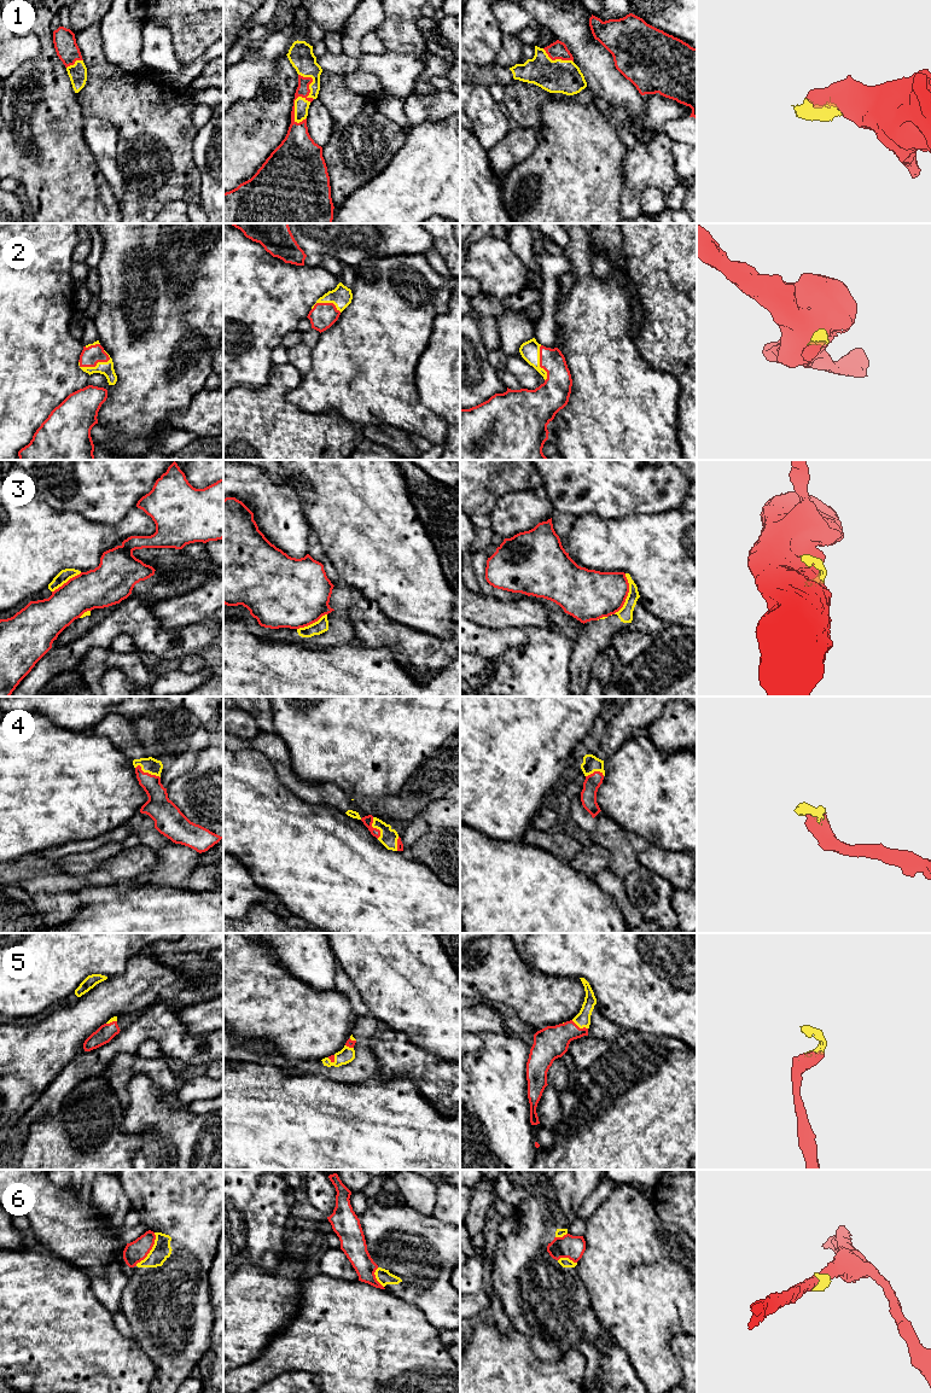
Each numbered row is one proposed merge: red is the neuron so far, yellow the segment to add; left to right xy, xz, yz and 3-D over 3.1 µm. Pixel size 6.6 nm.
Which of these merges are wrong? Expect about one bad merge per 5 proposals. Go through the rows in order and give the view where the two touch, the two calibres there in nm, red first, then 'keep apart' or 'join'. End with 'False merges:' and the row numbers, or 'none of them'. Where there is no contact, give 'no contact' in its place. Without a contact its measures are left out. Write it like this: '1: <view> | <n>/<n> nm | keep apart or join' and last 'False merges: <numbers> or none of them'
1: xz | 140/100 nm | join
2: xy | 130/90 nm | join
3: yz | 340/100 nm | keep apart
4: xy | 170/110 nm | join
5: yz | 220/100 nm | join
6: xy | 140/120 nm | keep apart
False merges: 3, 6

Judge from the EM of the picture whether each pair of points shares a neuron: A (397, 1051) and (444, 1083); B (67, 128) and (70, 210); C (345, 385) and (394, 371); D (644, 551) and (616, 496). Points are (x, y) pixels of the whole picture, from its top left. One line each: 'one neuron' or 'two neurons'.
A: one neuron
B: one neuron
C: one neuron
D: two neurons

